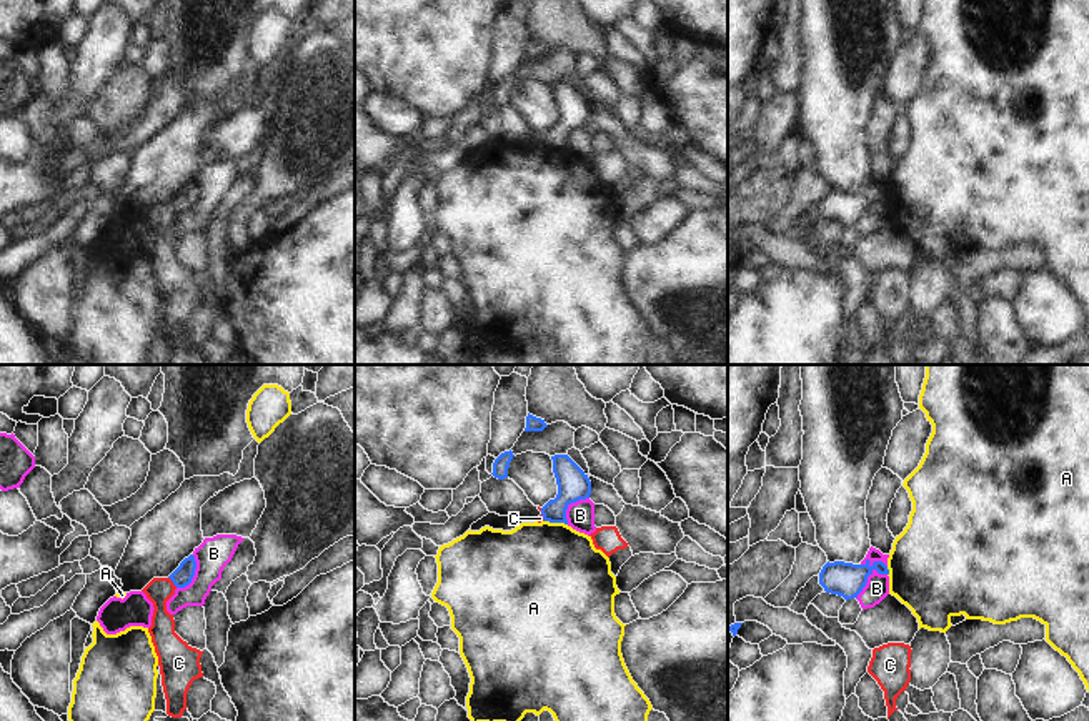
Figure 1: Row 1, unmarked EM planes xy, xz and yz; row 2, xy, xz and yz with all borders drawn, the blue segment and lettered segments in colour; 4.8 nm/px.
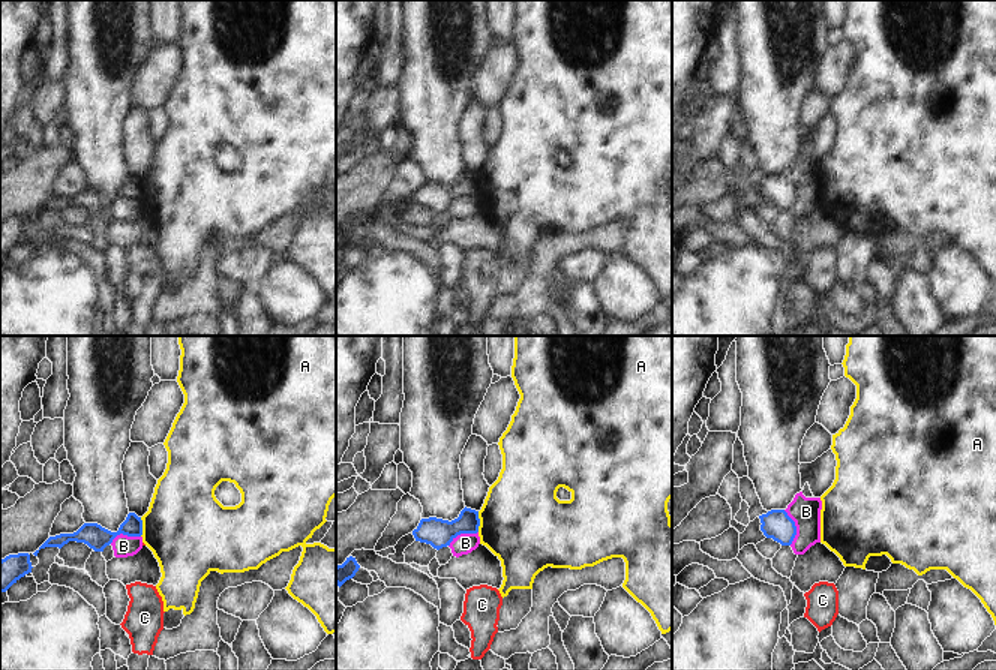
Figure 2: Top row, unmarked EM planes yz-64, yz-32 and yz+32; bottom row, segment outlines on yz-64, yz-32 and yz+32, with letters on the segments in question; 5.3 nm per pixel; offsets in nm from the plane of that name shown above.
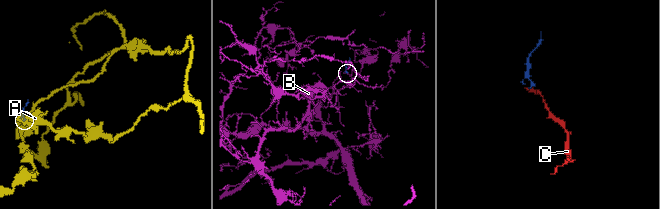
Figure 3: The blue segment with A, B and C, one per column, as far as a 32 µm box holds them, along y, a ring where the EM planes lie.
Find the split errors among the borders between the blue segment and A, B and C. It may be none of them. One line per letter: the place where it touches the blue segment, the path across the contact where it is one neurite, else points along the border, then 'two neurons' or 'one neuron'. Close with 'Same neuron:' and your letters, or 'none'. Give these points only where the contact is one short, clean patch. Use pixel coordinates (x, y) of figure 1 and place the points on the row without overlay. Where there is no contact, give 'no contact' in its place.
A: xz (556, 149) | along xz (545, 147), (566, 152) | two neurons
B: yz (868, 202) | along yz (881, 187), (871, 192), (873, 198), (856, 225) | two neurons
C: xy (172, 207) | along xy (169, 203), (177, 213) | two neurons
Same neuron: none

